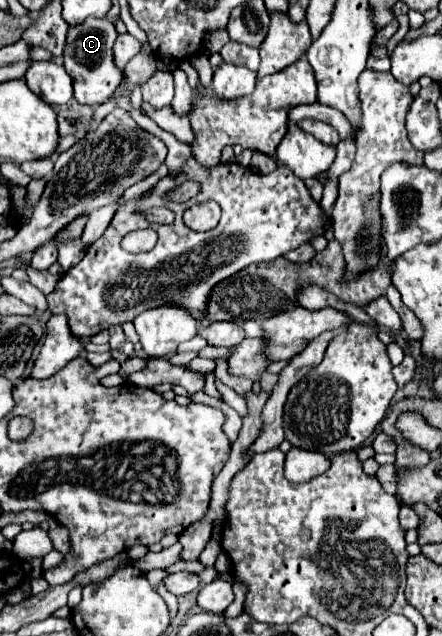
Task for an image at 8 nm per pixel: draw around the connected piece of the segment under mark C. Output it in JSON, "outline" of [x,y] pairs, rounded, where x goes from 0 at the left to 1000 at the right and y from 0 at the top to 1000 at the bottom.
{"outline":[[[195,28],[186,38],[158,41],[145,75],[145,107],[167,129],[167,154],[181,164],[222,167],[240,160],[276,129],[276,110],[258,97],[258,63],[267,50],[244,28]]]}

